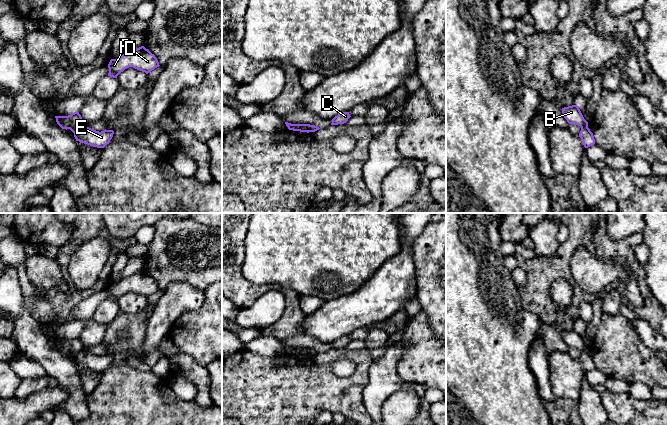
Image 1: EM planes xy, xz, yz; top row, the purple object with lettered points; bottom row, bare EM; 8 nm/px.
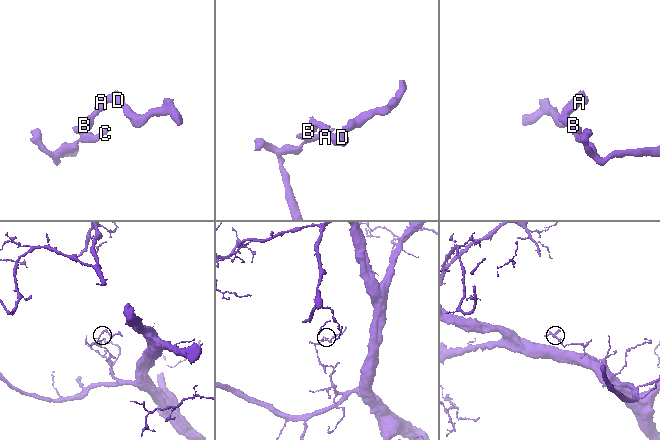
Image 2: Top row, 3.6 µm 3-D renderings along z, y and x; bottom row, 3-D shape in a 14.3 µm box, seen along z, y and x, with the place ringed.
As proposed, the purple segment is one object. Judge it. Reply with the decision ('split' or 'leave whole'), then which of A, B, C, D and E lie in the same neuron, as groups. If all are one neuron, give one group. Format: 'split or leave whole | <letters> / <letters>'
split | A B D / C E

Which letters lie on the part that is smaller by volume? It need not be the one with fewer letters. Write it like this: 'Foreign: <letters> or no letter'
Foreign: A, B, D

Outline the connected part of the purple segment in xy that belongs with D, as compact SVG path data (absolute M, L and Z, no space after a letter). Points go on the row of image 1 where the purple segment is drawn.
M141 46L131 52L121 55L118 59L111 59L108 64L108 76L117 78L121 72L129 67L133 67L148 74L159 66L159 62L155 55L144 46Z

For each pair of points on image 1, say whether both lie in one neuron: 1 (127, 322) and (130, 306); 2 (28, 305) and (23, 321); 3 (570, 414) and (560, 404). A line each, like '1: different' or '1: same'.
1: different
2: same
3: same

